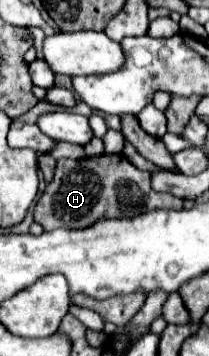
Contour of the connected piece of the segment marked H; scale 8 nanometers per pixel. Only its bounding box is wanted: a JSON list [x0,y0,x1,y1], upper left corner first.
[34,155,182,231]

